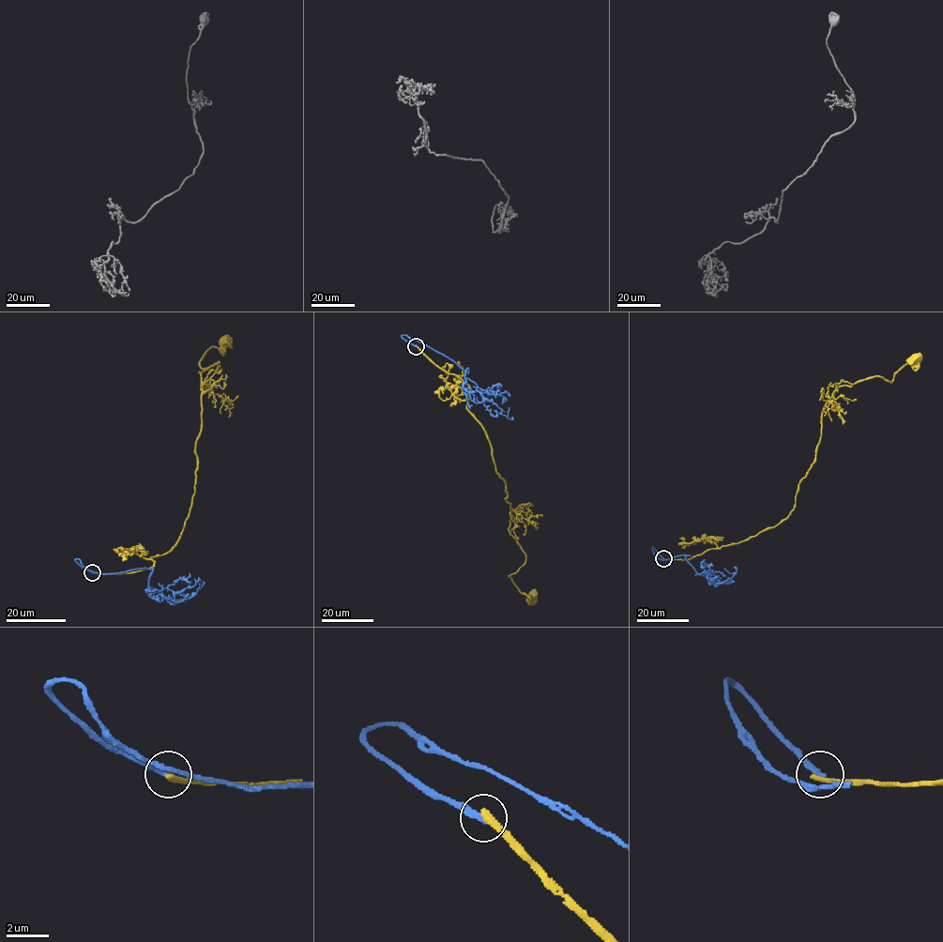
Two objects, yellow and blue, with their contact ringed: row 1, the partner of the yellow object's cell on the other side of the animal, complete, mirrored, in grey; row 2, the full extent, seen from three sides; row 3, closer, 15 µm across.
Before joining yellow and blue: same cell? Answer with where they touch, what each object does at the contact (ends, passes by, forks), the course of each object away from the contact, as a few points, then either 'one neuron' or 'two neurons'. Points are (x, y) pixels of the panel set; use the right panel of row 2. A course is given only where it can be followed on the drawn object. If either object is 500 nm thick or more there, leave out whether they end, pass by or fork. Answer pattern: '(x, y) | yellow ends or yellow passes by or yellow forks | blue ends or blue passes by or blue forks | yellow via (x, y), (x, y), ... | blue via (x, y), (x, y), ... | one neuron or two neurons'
(663, 558) | yellow ends | blue ends | yellow via (663, 559), (740, 542), (786, 518), (834, 390), (876, 376), (890, 382), (916, 358) | blue via (663, 558), (652, 546), (661, 560), (690, 555), (716, 586), (733, 575), (724, 568) | two neurons

